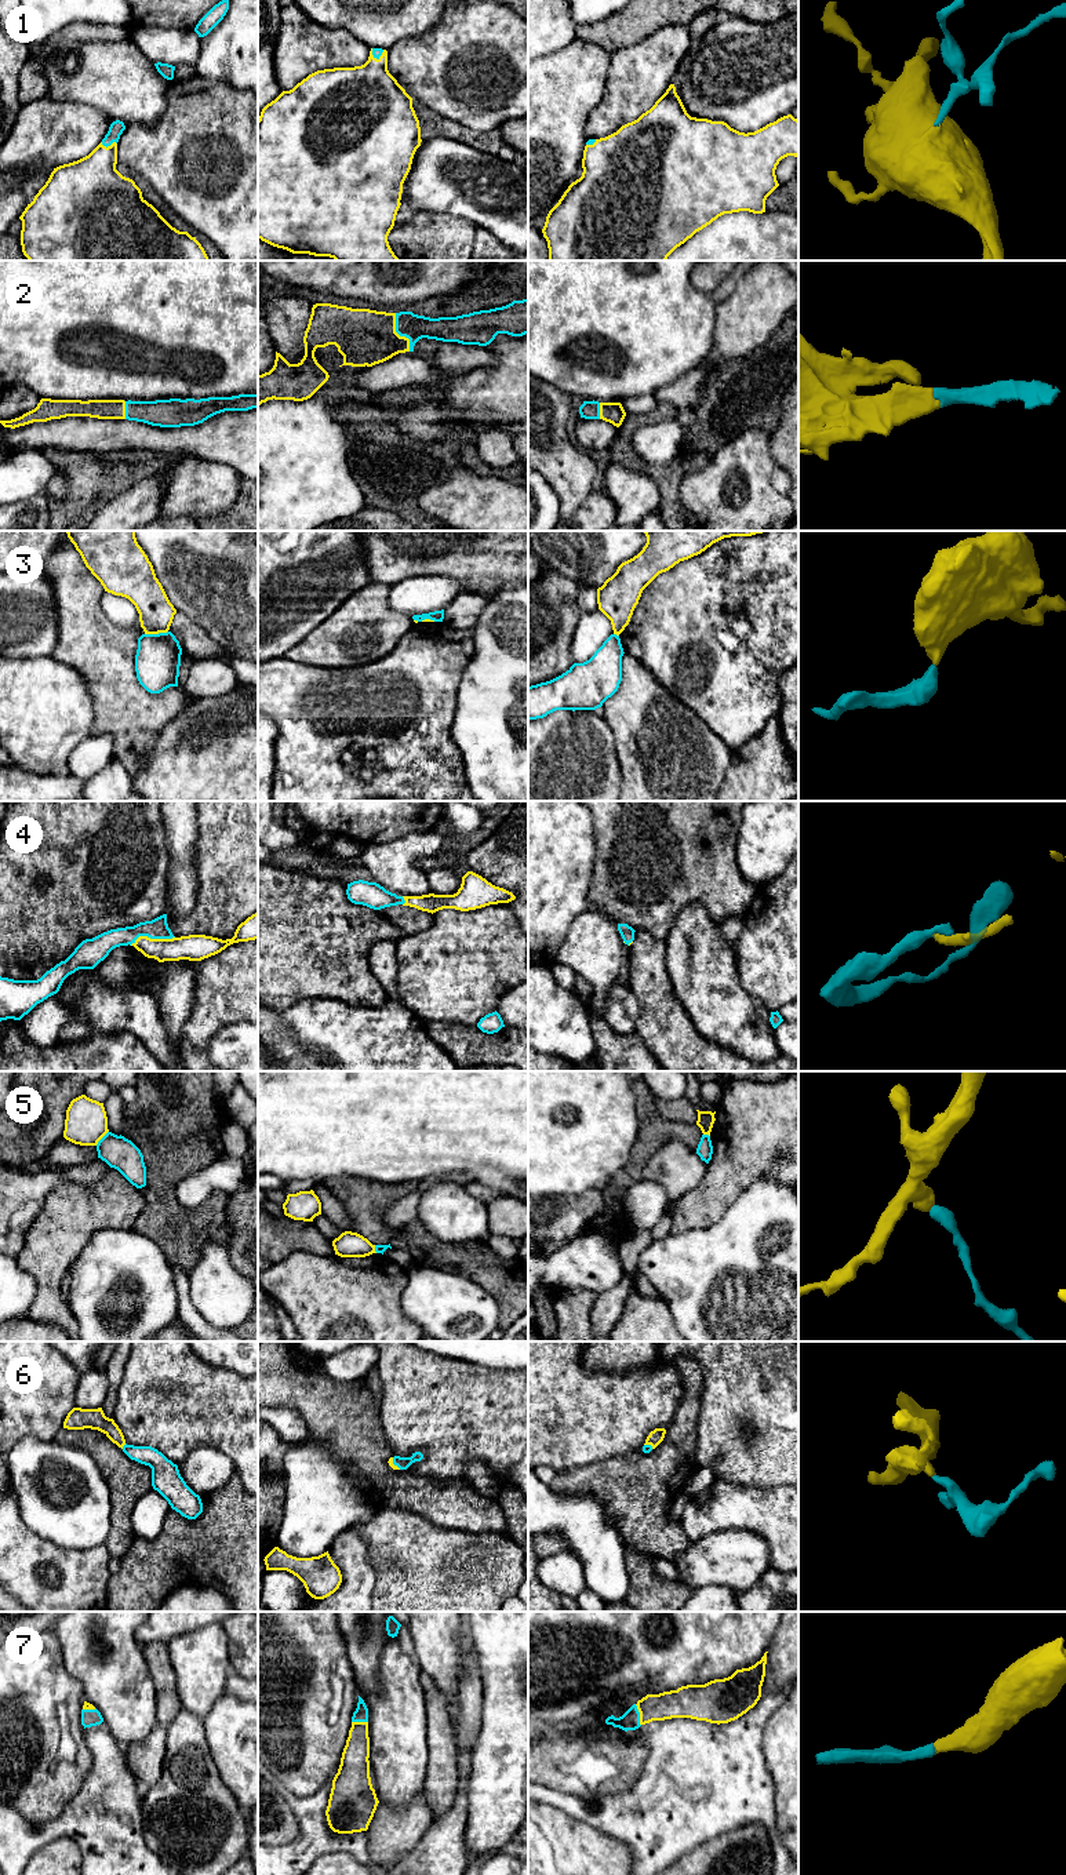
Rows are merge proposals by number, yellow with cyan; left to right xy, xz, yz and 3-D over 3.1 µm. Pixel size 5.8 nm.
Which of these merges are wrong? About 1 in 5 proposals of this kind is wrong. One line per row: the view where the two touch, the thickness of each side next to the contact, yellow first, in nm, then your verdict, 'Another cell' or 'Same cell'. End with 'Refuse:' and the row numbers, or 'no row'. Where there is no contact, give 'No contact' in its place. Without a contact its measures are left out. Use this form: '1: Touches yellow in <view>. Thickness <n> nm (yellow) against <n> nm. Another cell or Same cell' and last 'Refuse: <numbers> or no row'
1: Touches yellow in xy. Thickness 340 nm (yellow) against 90 nm. Same cell
2: Touches yellow in xz. Thickness 320 nm (yellow) against 150 nm. Same cell
3: Touches yellow in xy. Thickness 200 nm (yellow) against 260 nm. Another cell
4: Touches yellow in xy. Thickness 160 nm (yellow) against 120 nm. Same cell
5: Touches yellow in xy. Thickness 240 nm (yellow) against 190 nm. Another cell
6: Touches yellow in xy. Thickness 120 nm (yellow) against 120 nm. Same cell
7: Touches yellow in yz. Thickness 170 nm (yellow) against 110 nm. Same cell
Refuse: 3, 5

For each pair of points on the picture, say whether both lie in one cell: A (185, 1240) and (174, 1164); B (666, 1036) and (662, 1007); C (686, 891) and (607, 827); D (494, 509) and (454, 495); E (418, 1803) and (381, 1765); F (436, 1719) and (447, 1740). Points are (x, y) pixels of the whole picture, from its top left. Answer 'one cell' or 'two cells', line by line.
A: one cell
B: one cell
C: one cell
D: one cell
E: two cells
F: one cell

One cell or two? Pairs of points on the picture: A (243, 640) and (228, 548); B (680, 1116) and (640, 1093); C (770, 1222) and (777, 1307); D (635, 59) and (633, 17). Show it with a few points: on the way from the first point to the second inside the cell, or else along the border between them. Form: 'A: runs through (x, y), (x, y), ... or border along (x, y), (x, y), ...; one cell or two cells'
A: runs through (243, 616), (243, 571); one cell
B: border along (658, 1111), (668, 1120), (690, 1124); two cells
C: runs through (771, 1242), (777, 1260), (777, 1286); one cell
D: border along (662, 26), (637, 43), (621, 47), (610, 55); two cells

